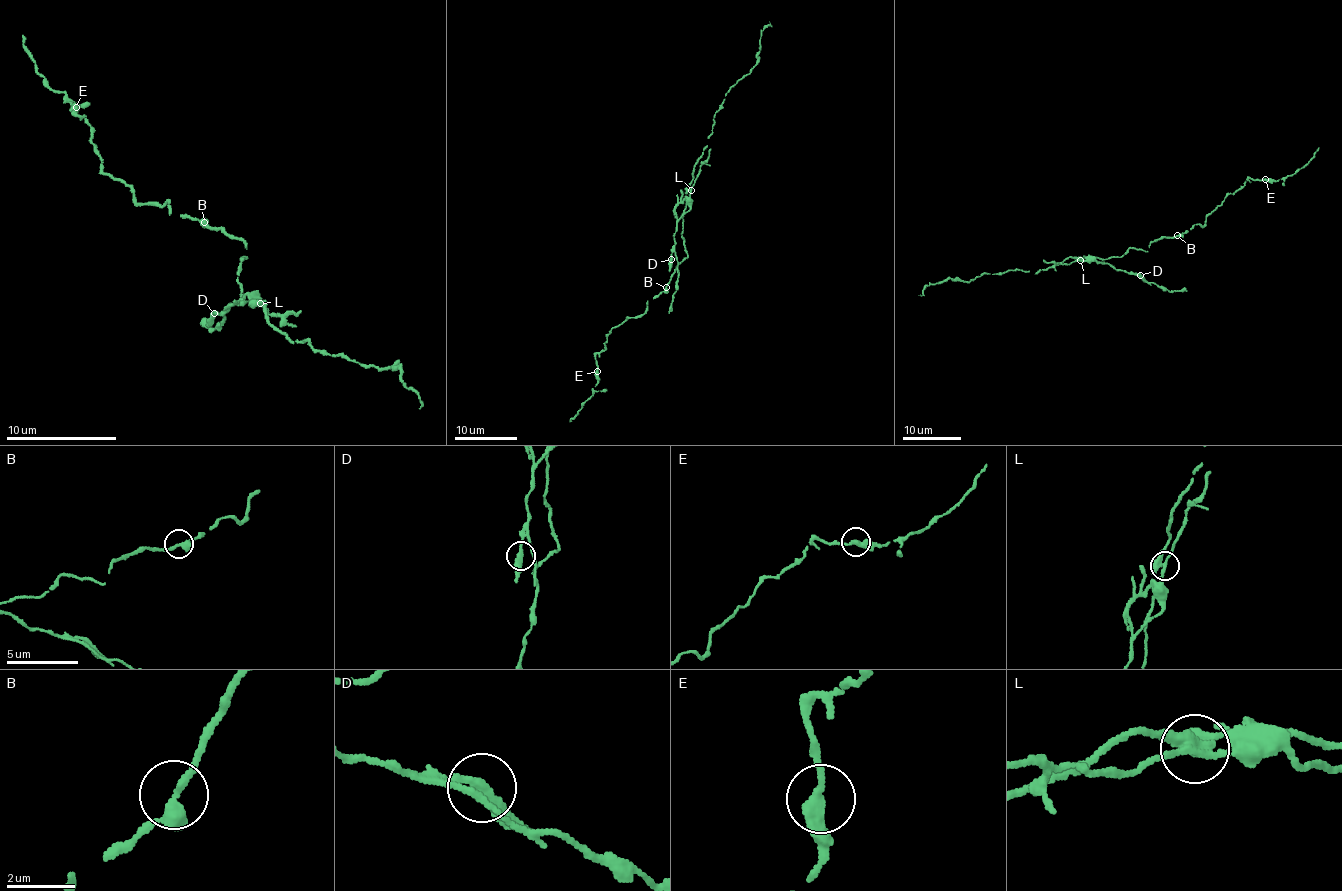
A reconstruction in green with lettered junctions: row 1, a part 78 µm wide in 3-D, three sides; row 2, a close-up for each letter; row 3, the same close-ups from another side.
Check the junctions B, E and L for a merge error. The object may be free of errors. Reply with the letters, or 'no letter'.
L

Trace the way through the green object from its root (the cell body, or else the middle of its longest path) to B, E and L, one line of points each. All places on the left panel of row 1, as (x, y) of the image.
B: (242, 260), (244, 256), (246, 258), (246, 246), (240, 239), (203, 223)
E: (242, 260), (240, 239), (183, 218), (167, 201), (139, 204), (127, 185), (104, 173), (76, 107)
L: (242, 260), (238, 273), (241, 296), (247, 293), (260, 304)

